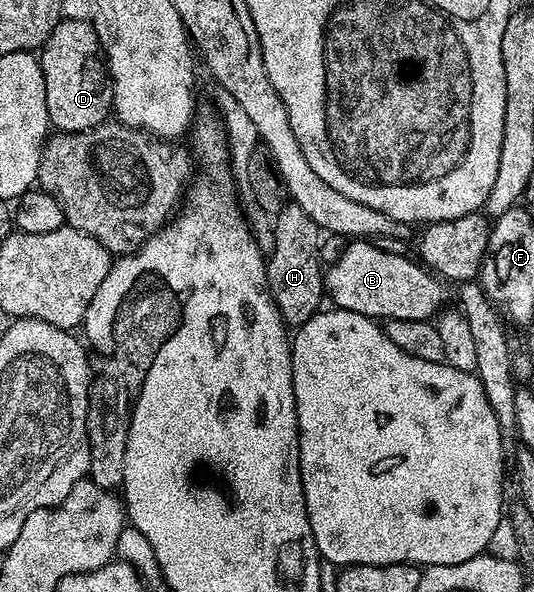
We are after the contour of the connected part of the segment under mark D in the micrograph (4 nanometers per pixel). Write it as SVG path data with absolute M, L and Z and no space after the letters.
M62 17L39 51L49 125L62 134L95 128L110 117L113 109L113 88L101 41L93 23L81 18Z

